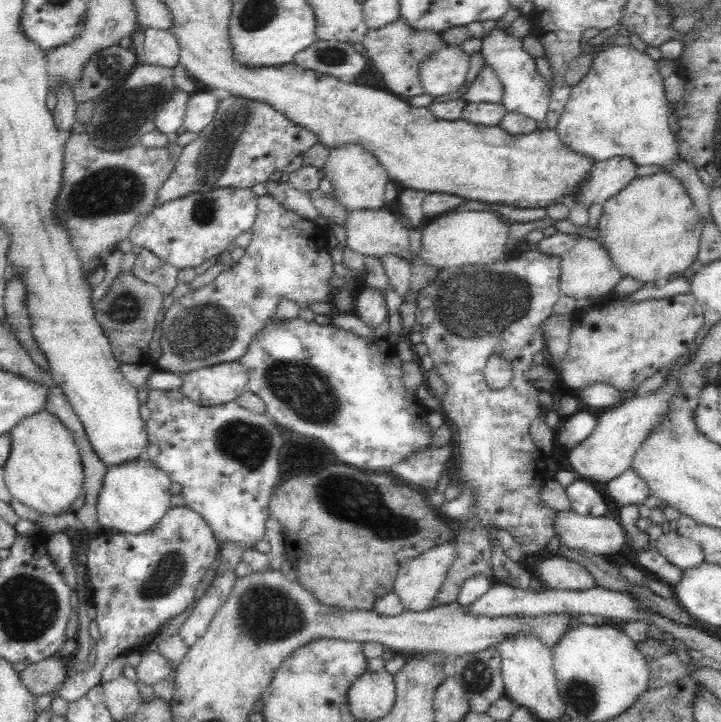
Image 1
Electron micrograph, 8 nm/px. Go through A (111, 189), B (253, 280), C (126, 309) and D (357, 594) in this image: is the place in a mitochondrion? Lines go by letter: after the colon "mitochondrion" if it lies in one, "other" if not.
A: mitochondrion
B: other
C: mitochondrion
D: other

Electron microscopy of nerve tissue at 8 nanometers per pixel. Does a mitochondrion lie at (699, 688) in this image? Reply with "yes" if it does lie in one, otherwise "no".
no

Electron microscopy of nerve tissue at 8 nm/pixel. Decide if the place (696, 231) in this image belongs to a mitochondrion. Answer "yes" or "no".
no

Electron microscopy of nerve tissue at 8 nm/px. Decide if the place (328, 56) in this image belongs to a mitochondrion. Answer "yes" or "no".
yes

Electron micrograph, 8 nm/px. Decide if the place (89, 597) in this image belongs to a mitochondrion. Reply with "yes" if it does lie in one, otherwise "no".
no

